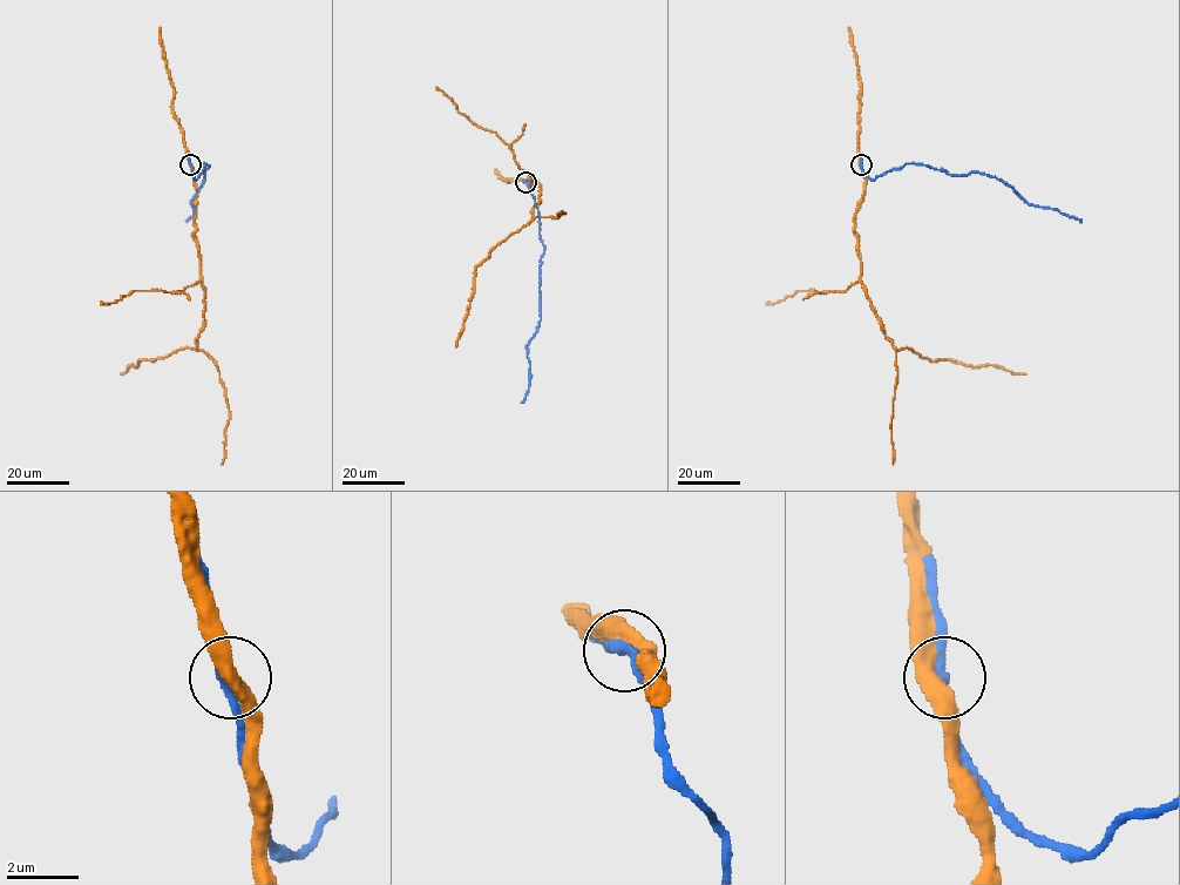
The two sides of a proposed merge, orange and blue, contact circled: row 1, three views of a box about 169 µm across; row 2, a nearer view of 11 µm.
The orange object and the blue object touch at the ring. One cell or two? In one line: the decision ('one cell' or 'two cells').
one cell

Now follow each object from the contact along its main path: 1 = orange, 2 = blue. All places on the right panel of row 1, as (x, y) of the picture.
1: (861, 164), (863, 197), (854, 217), (860, 282), (886, 336), (896, 349), (908, 348), (931, 362), (1025, 373)
2: (861, 164), (862, 171), (874, 180), (911, 163), (951, 175), (988, 174), (1025, 202), (1056, 208), (1082, 221)

